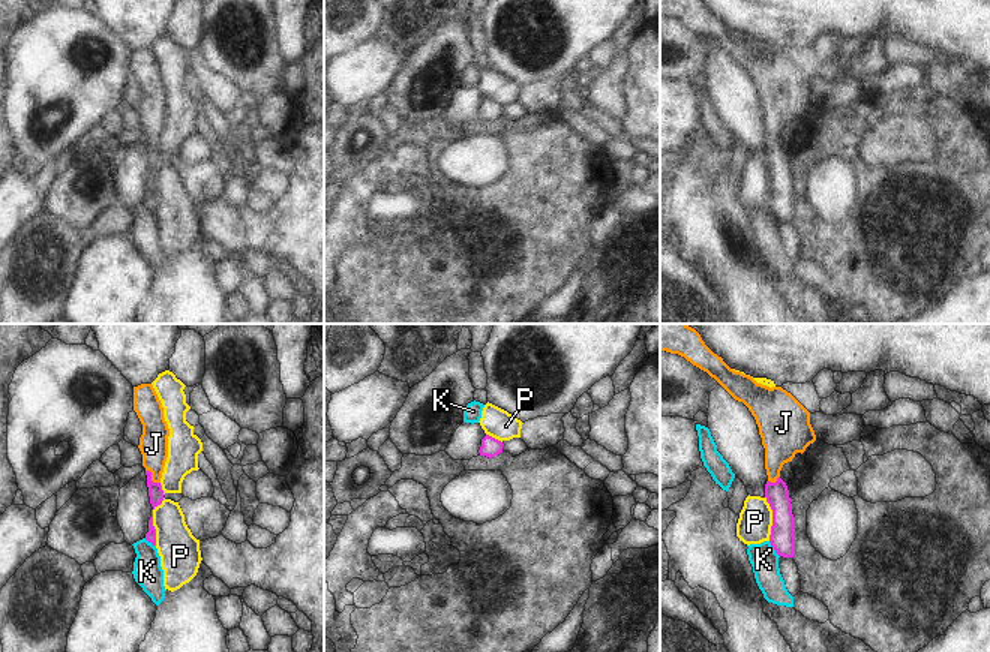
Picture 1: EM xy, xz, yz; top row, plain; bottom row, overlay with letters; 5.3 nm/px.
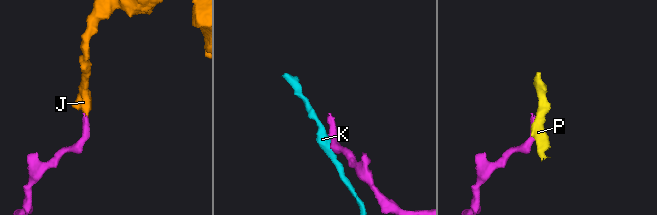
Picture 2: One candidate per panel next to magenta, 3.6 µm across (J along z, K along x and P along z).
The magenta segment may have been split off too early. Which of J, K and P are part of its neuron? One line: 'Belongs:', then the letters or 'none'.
Belongs: J

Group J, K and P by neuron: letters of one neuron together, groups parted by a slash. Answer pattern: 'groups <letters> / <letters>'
groups J / K / P

